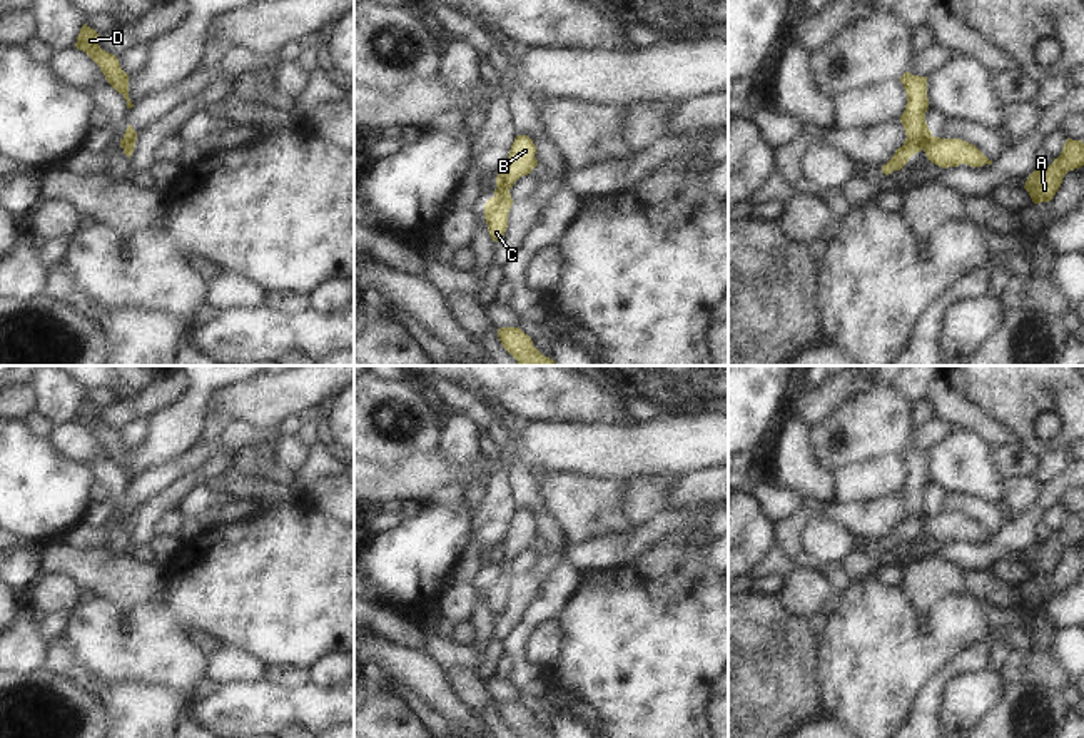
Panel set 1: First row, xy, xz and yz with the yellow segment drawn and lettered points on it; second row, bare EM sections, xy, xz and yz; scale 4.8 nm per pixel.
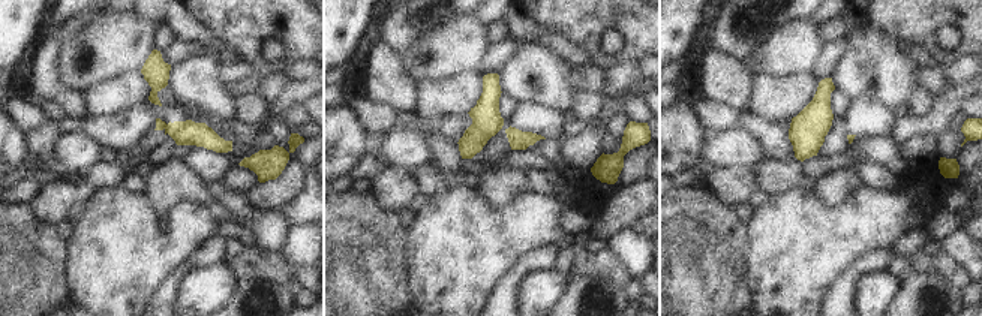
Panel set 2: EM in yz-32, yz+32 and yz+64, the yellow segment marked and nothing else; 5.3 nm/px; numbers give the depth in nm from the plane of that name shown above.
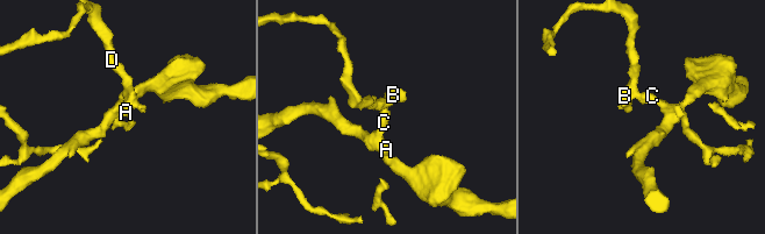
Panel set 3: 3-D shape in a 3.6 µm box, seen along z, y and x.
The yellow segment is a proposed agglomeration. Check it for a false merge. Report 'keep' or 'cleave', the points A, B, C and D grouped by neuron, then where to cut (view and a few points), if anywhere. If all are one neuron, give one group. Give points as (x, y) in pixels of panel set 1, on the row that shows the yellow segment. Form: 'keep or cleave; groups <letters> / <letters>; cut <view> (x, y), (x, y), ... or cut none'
cleave; groups A C / B D; cut xy (124, 137), (134, 144)

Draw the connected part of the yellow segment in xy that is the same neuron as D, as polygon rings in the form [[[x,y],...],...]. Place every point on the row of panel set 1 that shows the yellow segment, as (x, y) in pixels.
[[[87,23],[80,28],[75,47],[84,50],[102,70],[105,80],[124,95],[127,109],[134,104],[129,99],[129,75],[120,68],[119,58],[99,45],[99,33]]]

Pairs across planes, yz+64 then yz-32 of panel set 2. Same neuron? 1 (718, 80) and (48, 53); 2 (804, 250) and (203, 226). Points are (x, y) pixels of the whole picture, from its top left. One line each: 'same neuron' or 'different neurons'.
1: same neuron
2: same neuron

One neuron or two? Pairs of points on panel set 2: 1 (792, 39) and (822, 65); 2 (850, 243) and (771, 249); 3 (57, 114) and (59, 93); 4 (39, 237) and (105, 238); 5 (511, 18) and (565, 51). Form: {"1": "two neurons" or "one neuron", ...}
{"1": "two neurons", "2": "one neuron", "3": "two neurons", "4": "two neurons", "5": "one neuron"}

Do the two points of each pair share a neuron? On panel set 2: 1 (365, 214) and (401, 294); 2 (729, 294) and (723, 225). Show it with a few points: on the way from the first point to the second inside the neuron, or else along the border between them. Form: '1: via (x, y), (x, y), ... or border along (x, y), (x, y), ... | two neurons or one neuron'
1: via (366, 234), (381, 253), (386, 274) | one neuron
2: via (724, 277), (723, 241) | one neuron

